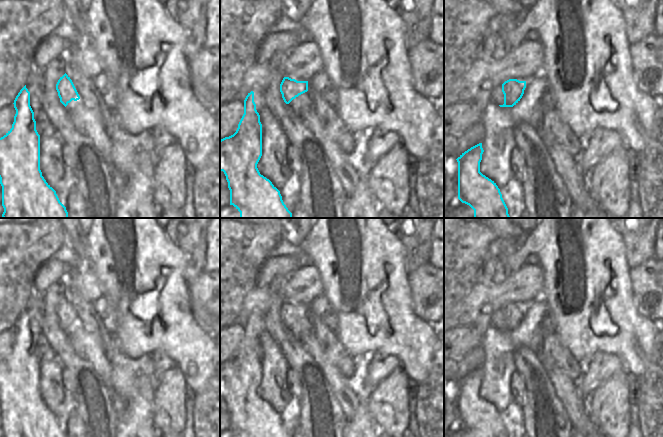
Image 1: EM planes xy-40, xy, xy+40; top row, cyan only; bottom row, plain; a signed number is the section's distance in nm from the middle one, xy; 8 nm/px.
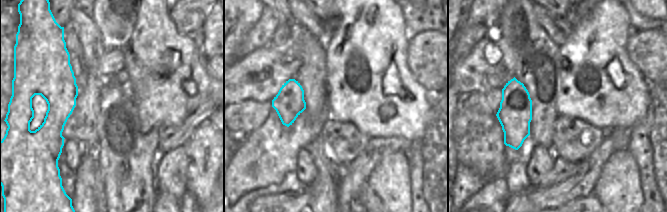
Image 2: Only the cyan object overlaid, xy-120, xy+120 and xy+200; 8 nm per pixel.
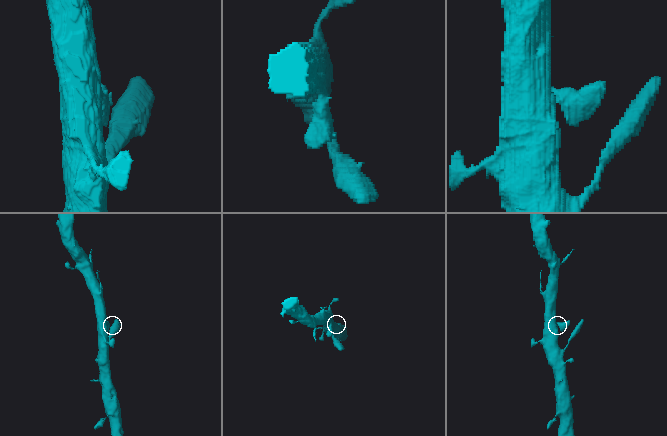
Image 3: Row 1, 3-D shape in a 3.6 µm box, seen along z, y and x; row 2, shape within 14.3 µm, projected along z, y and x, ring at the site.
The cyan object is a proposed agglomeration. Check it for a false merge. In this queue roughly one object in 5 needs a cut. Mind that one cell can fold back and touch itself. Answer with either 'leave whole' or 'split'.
leave whole

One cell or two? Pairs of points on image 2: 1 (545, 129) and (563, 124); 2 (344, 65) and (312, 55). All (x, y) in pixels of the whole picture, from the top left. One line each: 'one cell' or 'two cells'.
1: two cells
2: two cells

